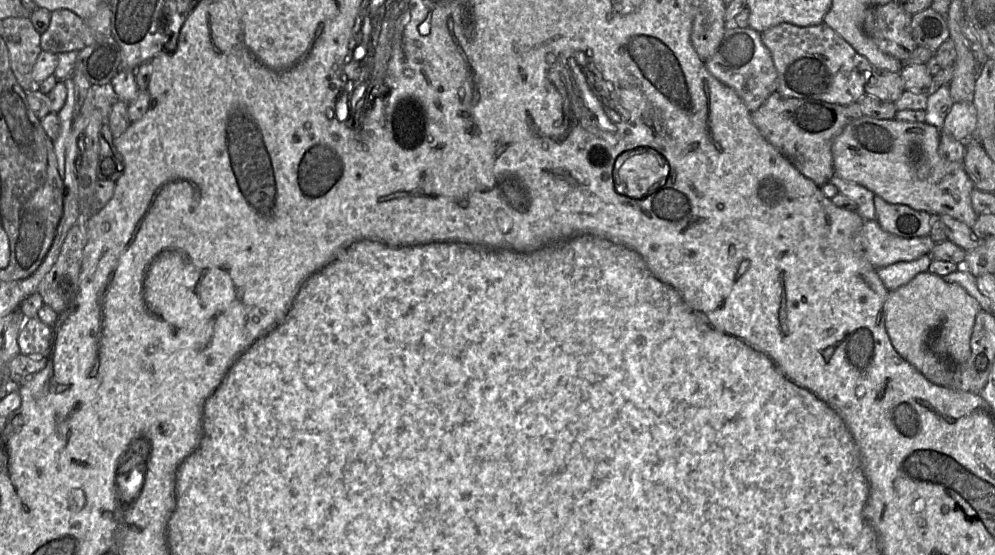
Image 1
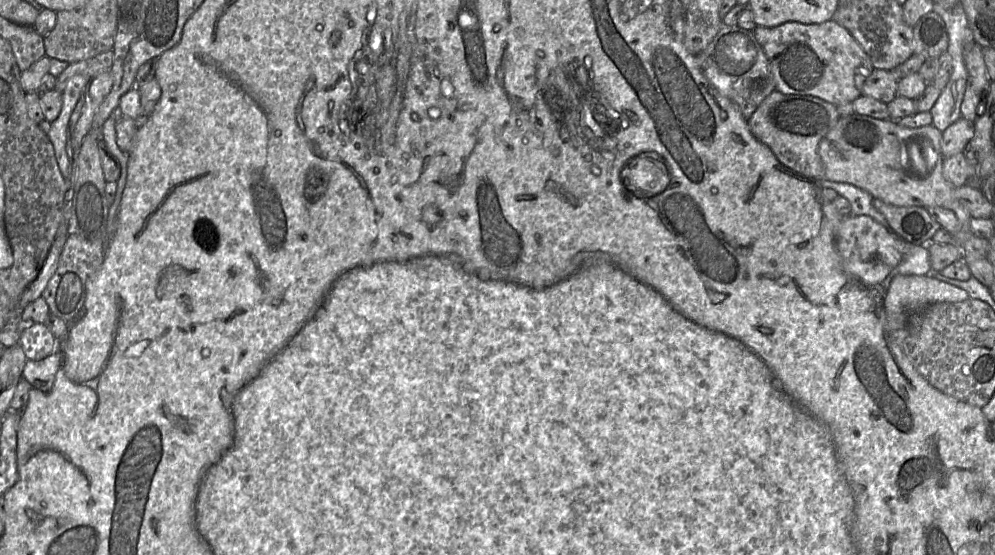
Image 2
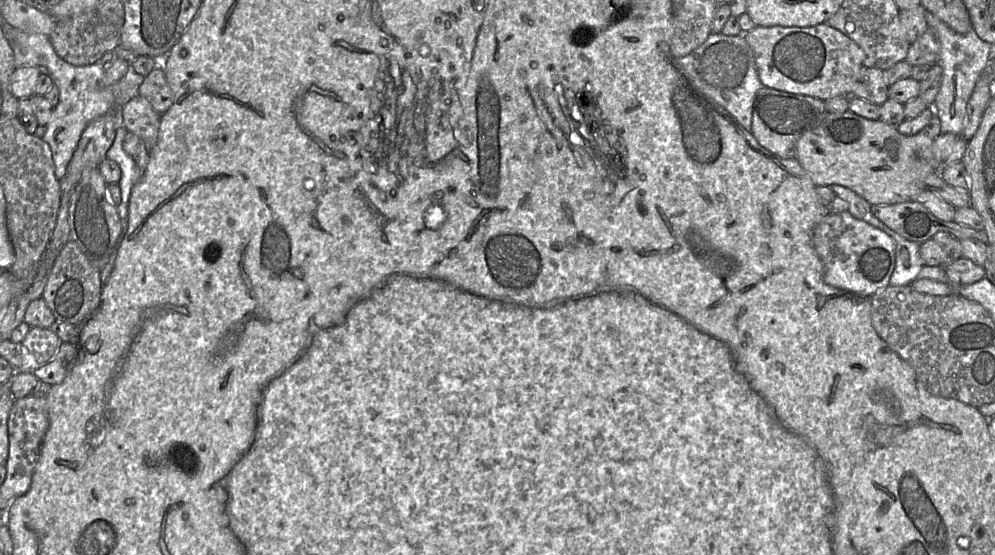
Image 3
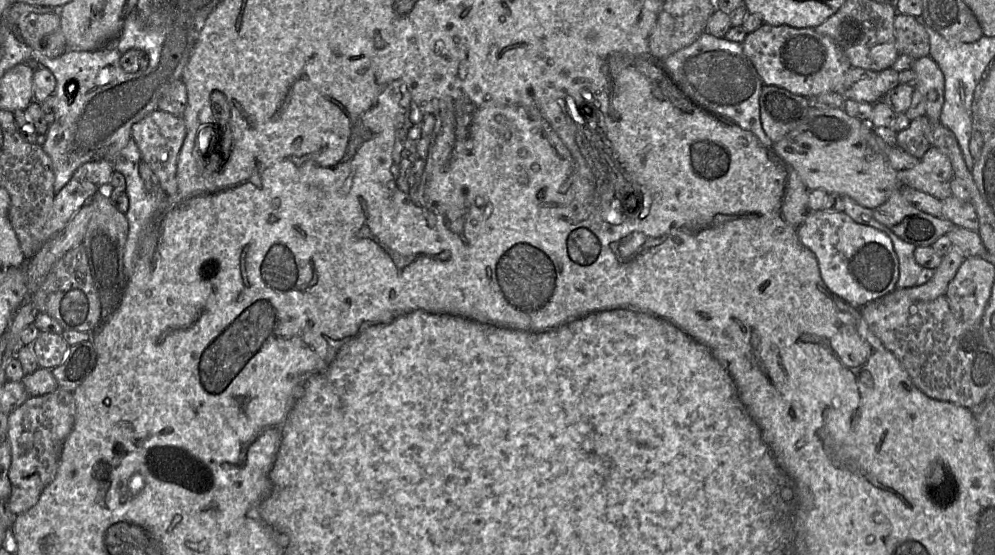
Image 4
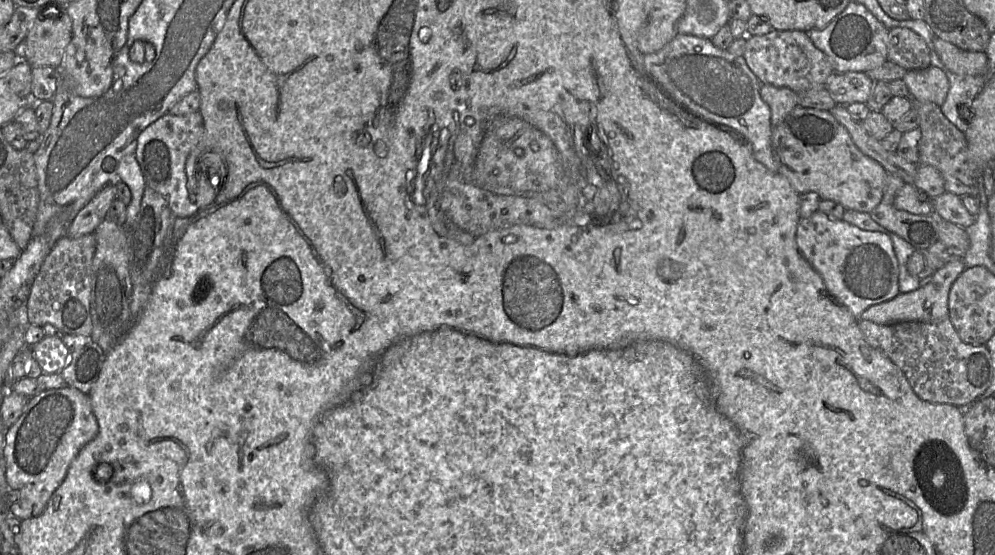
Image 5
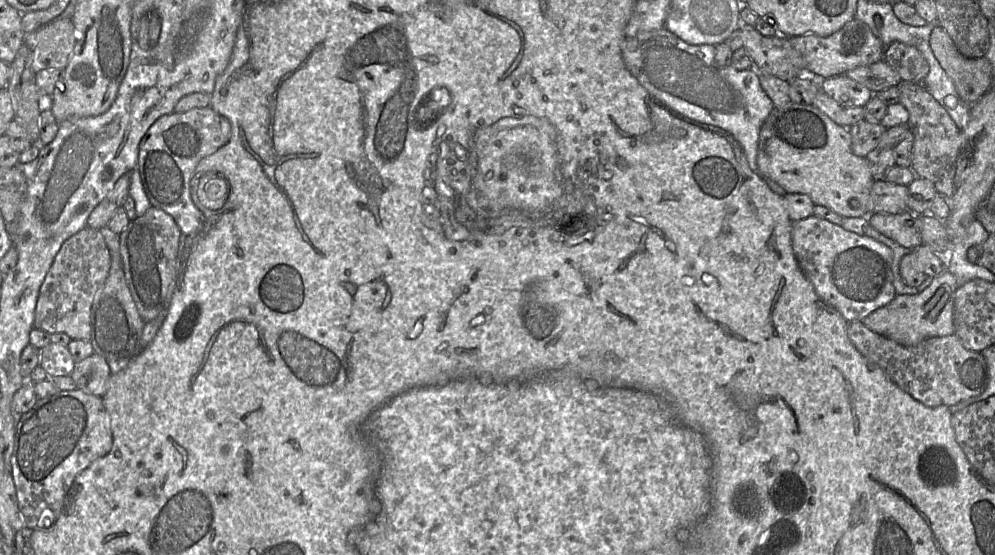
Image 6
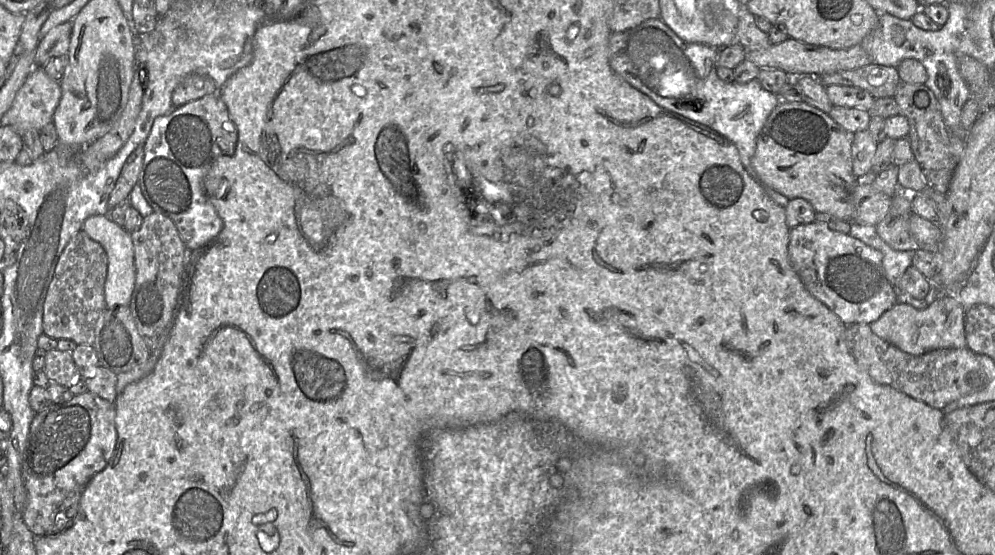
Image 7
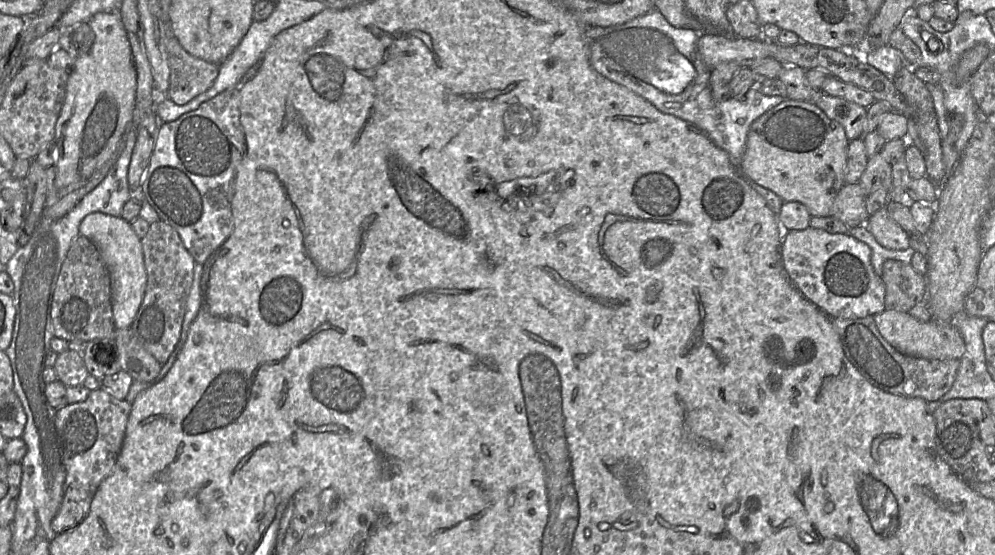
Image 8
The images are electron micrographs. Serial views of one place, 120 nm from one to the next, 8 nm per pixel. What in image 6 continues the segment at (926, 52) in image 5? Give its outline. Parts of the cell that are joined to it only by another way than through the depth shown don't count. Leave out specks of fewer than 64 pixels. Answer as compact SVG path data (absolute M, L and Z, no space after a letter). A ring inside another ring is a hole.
M894 41L885 48L883 59L898 72L902 81L923 83L929 73L928 62L913 45Z

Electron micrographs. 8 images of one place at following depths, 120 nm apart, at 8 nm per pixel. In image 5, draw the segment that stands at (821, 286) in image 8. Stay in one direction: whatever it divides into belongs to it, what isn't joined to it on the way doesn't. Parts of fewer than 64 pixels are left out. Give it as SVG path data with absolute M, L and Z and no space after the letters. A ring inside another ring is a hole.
M817 210L809 217L800 218L796 243L801 254L823 278L830 295L859 320L868 307L888 301L900 293L893 243L882 232L862 230Z

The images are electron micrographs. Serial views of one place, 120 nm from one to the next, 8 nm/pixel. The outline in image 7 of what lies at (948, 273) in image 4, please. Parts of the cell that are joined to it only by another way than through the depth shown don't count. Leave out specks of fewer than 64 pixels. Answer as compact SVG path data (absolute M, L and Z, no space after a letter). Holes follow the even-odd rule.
M943 294L923 310L897 302L869 326L874 334L901 351L921 355L938 349L965 348L964 314L962 306L953 295Z

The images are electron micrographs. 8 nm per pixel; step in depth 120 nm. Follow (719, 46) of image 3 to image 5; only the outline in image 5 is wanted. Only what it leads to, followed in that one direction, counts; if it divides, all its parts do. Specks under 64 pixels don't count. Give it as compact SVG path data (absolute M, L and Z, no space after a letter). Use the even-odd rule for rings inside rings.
M677 34L660 50L644 54L643 70L677 104L704 120L729 127L743 136L752 148L757 161L772 172L778 172L779 163L771 145L772 124L770 108L760 96L760 81L747 66L743 56L734 56L714 46L712 41L694 35Z

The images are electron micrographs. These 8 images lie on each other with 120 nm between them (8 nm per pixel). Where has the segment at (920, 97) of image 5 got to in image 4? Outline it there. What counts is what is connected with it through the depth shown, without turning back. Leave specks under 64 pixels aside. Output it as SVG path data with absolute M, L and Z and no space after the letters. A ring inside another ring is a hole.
M929 56L915 60L911 69L917 77L914 87L924 96L926 116L930 121L940 121L944 103L945 79L937 63Z

